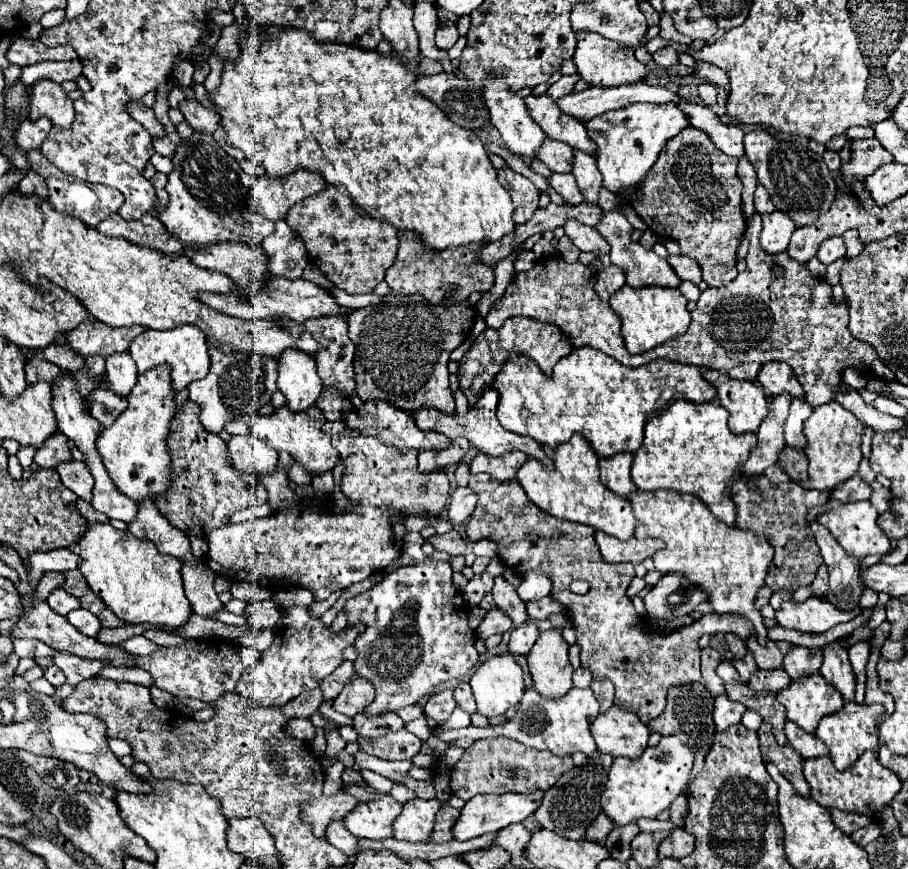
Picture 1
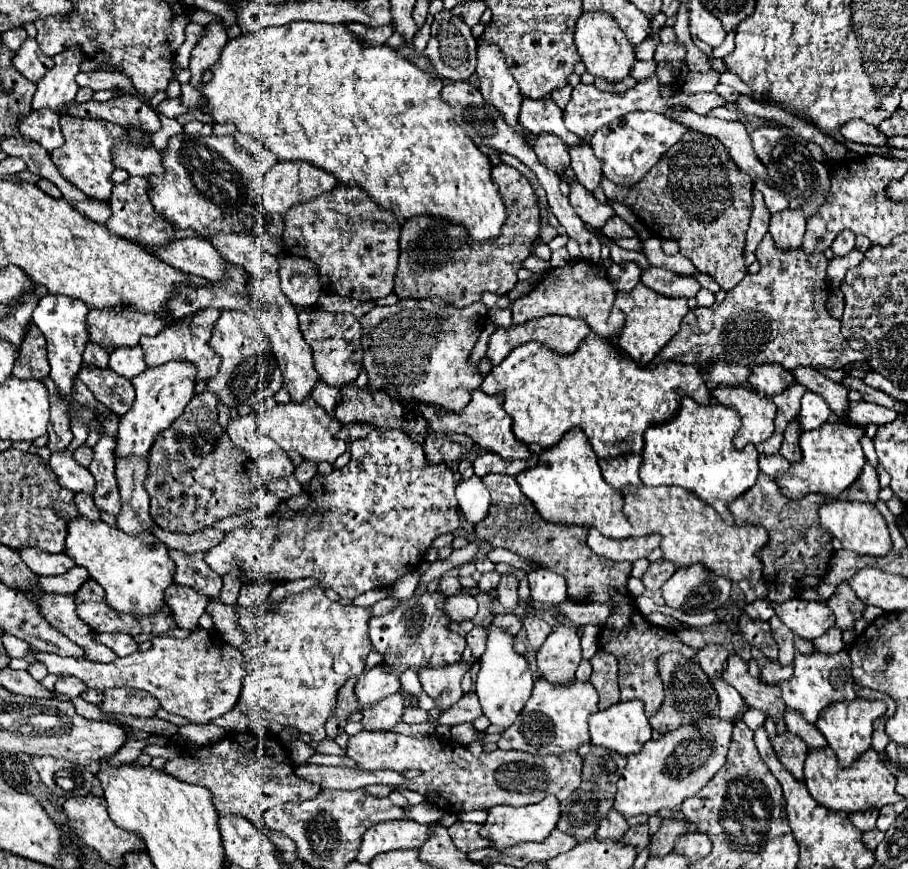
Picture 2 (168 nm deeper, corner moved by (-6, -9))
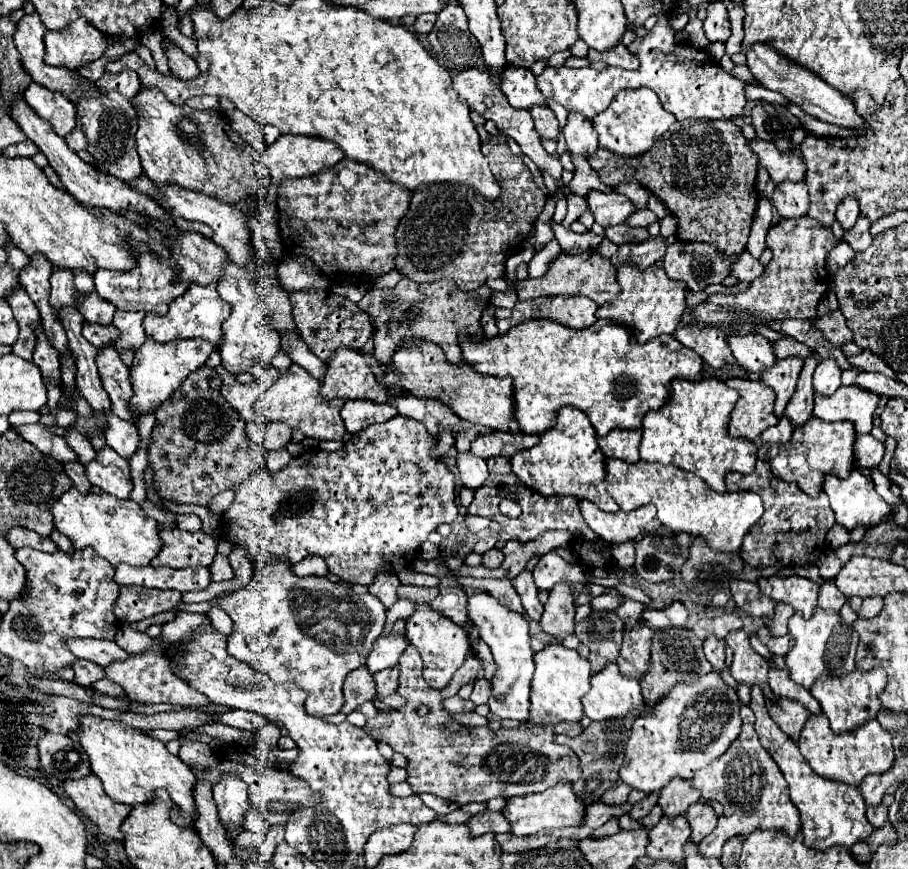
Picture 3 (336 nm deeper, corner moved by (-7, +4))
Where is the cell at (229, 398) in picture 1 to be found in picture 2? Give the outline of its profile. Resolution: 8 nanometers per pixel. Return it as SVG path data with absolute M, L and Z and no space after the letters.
M223 311L217 325L213 327L209 345L217 355L221 355L221 365L217 375L207 383L205 391L215 393L219 401L231 411L235 411L239 405L255 407L263 399L273 397L283 387L281 371L269 349L269 339L263 335L263 331L257 329L251 315L241 311Z

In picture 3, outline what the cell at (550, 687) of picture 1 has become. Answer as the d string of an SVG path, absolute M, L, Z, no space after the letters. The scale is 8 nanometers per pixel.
M558 582L544 604L544 614L540 618L540 626L546 634L552 636L556 644L560 644L566 636L574 634L574 596L570 582Z

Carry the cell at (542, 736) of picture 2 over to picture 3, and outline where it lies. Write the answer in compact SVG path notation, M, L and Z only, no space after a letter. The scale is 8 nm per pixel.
M548 644L534 654L534 676L530 690L530 720L528 724L558 724L558 722L578 722L582 712L580 698L590 690L590 662L580 658L576 650L568 650L562 644Z

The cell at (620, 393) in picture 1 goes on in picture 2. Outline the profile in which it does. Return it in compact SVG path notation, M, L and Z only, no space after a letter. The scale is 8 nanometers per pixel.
M589 333L579 349L571 355L557 355L541 343L525 343L515 347L491 373L483 379L481 389L489 395L505 393L505 411L513 419L513 433L519 441L531 445L539 445L541 449L549 449L559 439L571 431L573 427L581 427L583 433L589 437L589 443L597 457L617 457L627 453L641 453L643 451L643 433L647 427L655 423L669 421L683 399L683 395L691 397L699 405L711 403L711 393L703 381L703 373L693 365L683 363L659 363L655 369L641 369L633 359L627 359L615 343Z

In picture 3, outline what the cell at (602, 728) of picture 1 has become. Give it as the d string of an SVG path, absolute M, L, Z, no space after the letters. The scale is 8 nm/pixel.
M614 662L604 666L600 674L592 674L590 682L592 688L582 698L584 714L590 720L626 716L628 712L634 712L644 706L638 680L622 676Z

